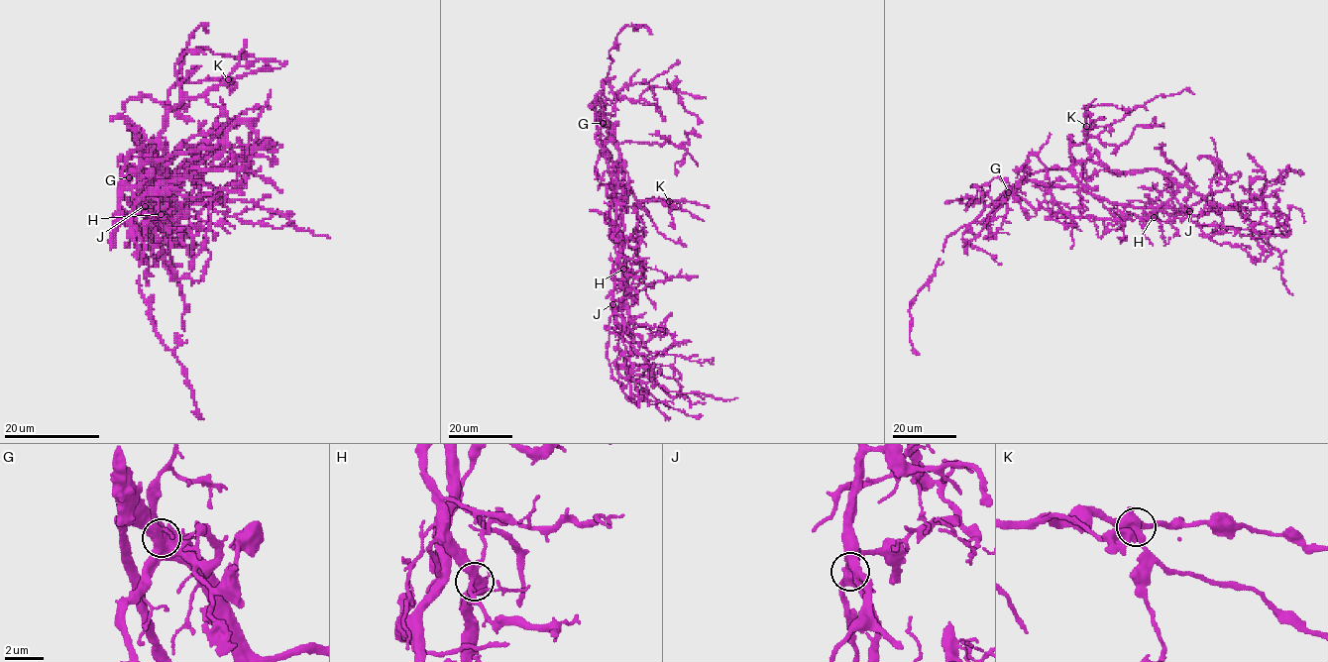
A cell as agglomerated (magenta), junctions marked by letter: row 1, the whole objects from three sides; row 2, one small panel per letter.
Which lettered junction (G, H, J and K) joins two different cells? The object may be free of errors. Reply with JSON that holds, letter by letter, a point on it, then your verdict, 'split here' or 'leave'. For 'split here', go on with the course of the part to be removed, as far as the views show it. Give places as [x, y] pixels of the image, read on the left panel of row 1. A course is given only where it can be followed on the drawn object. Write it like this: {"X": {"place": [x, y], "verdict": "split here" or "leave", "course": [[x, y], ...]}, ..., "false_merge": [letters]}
{"G": {"place": [129, 177], "verdict": "split here", "course": [[129, 177], [122, 193], [152, 218], [165, 146], [142, 150], [142, 131], [145, 146], [128, 158], [118, 188]]}, "H": {"place": [161, 214], "verdict": "leave"}, "J": {"place": [145, 206], "verdict": "leave"}, "K": {"place": [228, 79], "verdict": "leave"}, "false_merge": ["G"]}

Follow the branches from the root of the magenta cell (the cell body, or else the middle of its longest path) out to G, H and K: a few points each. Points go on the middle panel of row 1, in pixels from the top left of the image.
G: (611, 193), (611, 155), (602, 140), (597, 122), (602, 123)
H: (611, 193), (610, 239), (623, 258), (626, 292), (623, 285), (623, 269)
K: (611, 193), (611, 155), (598, 121), (616, 147), (623, 189), (629, 192), (626, 185), (638, 200), (669, 201)

